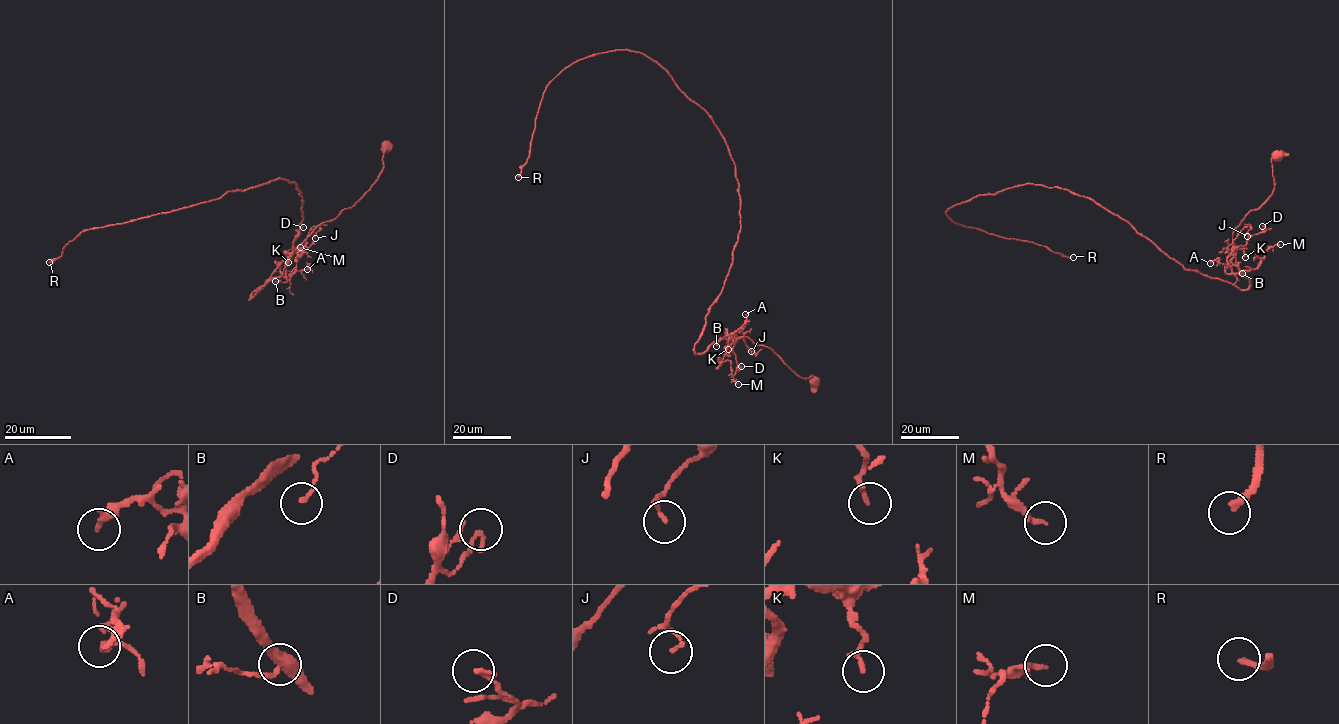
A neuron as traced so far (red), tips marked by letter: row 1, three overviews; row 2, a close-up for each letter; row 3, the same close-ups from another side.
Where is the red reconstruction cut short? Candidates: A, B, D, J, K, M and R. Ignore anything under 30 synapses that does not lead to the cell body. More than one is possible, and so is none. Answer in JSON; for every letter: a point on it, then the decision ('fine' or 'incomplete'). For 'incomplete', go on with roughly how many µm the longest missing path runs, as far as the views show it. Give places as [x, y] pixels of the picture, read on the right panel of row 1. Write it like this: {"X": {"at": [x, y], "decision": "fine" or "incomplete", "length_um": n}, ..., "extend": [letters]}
{"A": {"at": [1210, 263], "decision": "fine"}, "B": {"at": [1242, 273], "decision": "fine"}, "D": {"at": [1262, 226], "decision": "fine"}, "J": {"at": [1247, 236], "decision": "fine"}, "K": {"at": [1245, 257], "decision": "fine"}, "M": {"at": [1280, 244], "decision": "fine"}, "R": {"at": [1073, 257], "decision": "incomplete", "length_um": 110}, "extend": ["R"]}

